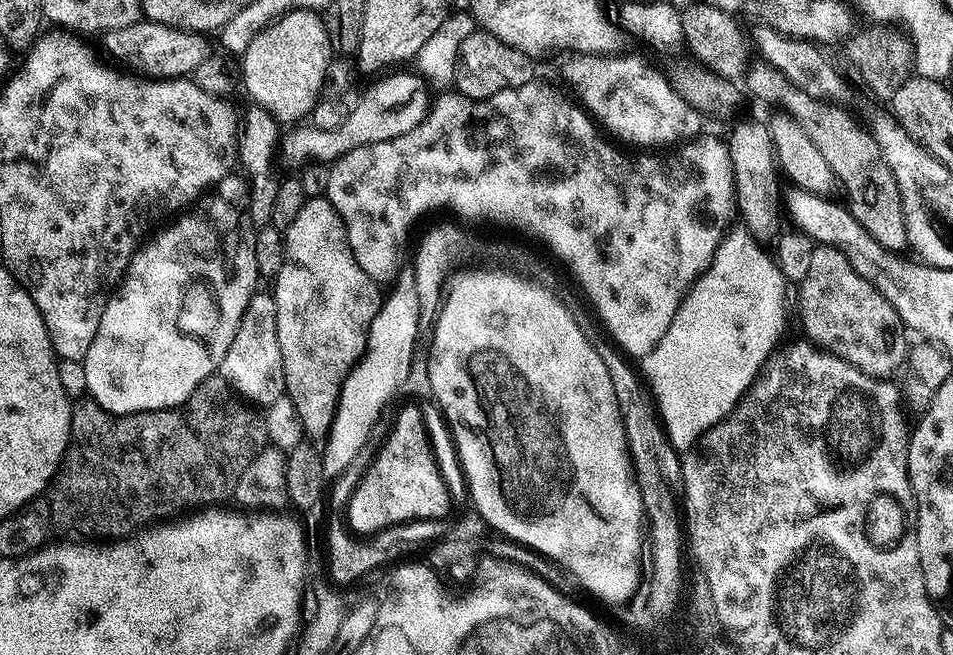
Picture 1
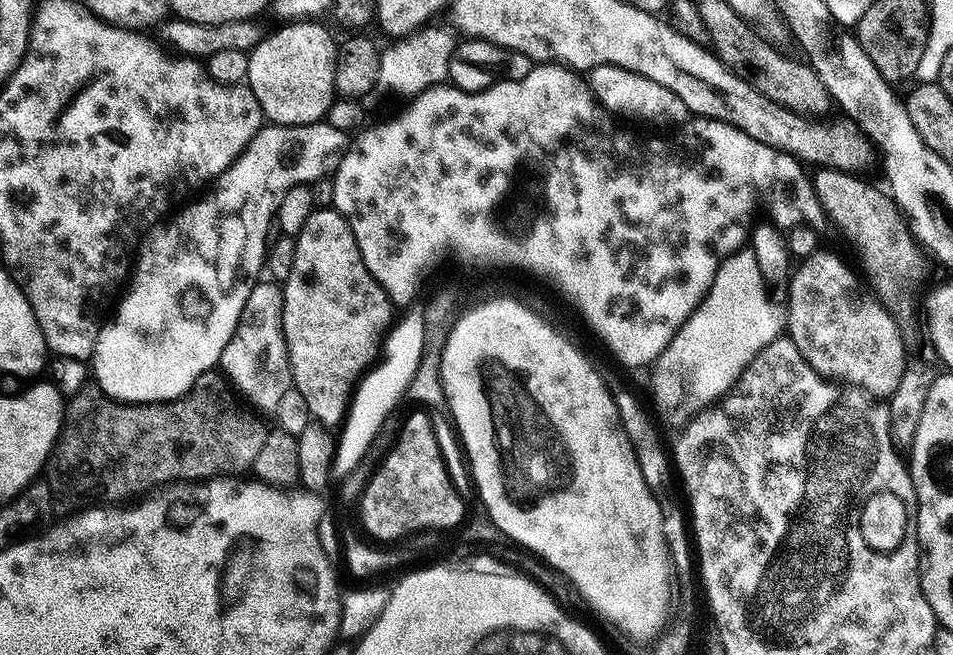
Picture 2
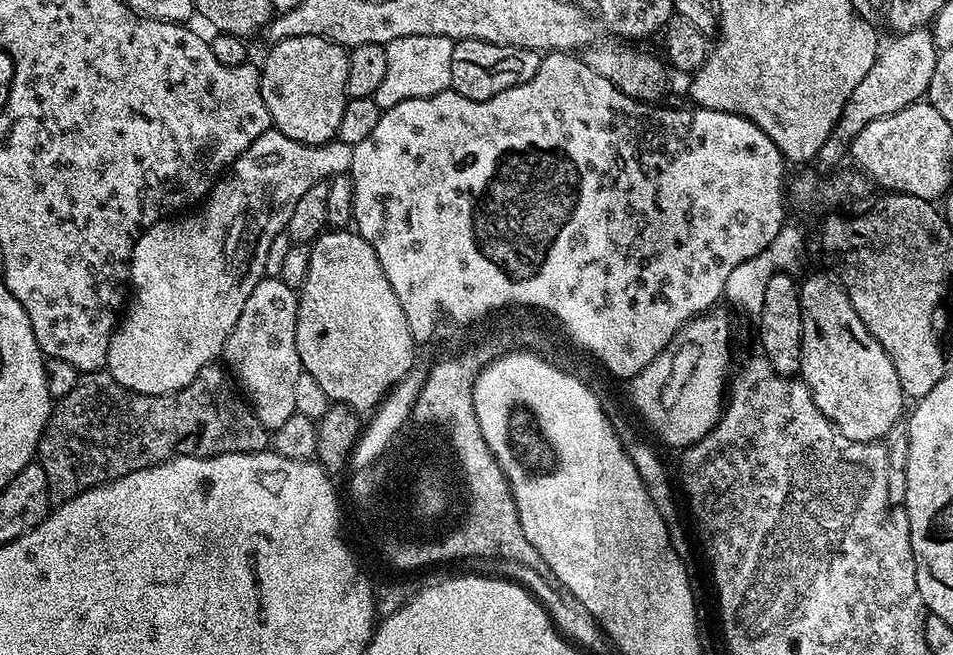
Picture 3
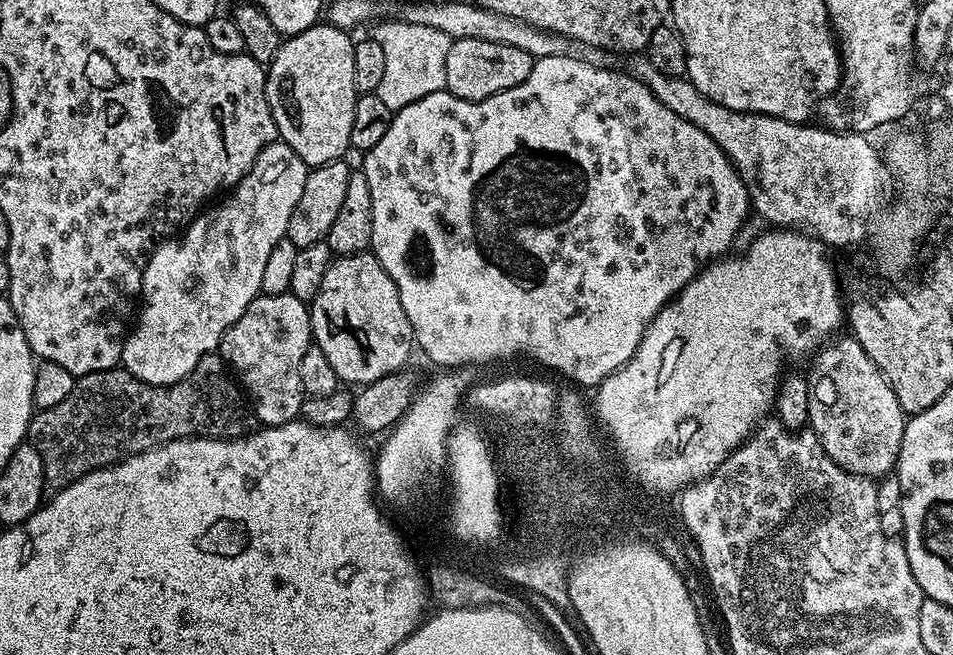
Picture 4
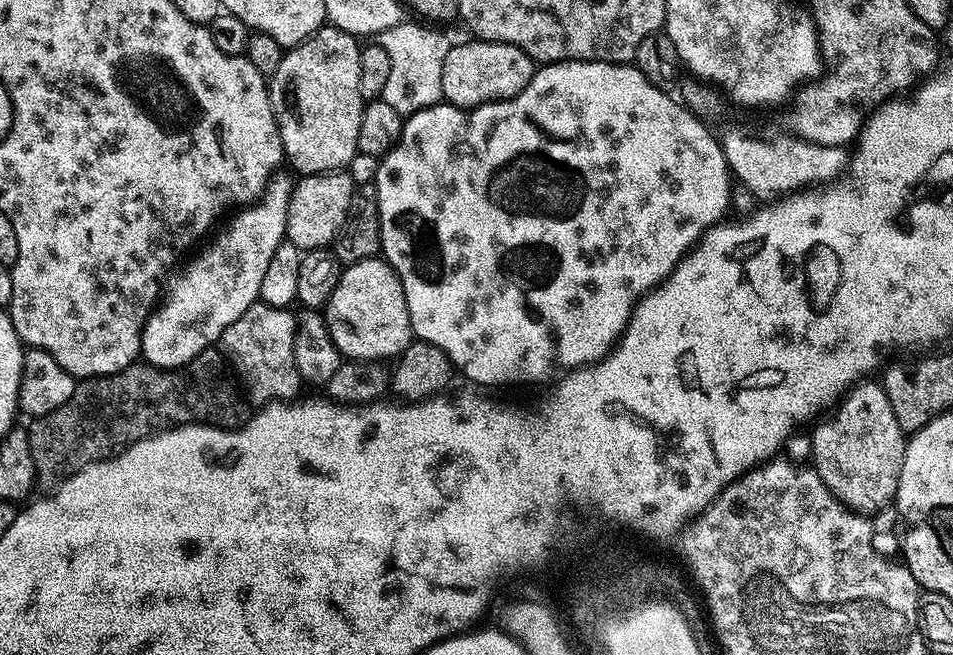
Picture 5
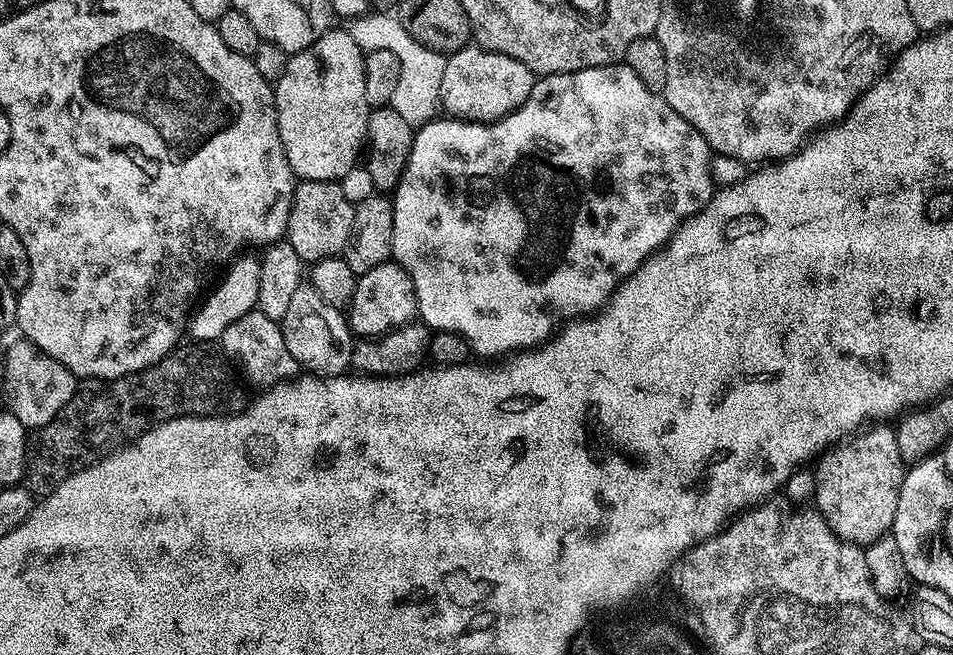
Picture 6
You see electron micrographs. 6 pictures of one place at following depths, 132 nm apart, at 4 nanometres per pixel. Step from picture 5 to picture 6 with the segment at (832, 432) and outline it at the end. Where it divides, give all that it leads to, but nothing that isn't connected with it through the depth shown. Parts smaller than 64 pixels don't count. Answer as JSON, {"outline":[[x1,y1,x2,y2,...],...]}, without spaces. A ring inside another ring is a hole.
{"outline":[[872,426,861,431,855,438,838,444,819,457,814,471,816,474,815,511,820,513,820,517,826,521,838,539,845,540,848,544,867,546,891,533,894,514,898,510,900,487,906,471,902,454,898,454,898,438,891,427]]}

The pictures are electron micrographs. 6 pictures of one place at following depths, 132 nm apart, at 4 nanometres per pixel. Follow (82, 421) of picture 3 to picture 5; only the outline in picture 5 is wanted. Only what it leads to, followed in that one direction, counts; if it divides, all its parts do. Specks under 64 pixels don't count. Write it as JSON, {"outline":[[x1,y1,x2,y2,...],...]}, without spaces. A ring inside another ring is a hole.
{"outline":[[215,347,199,352,181,368,156,368,137,362,109,376,81,379,74,394,58,410,35,417,27,425,37,485,55,490,88,464,109,460,130,445,181,424,241,428,250,419,250,404,235,383,223,351]]}

